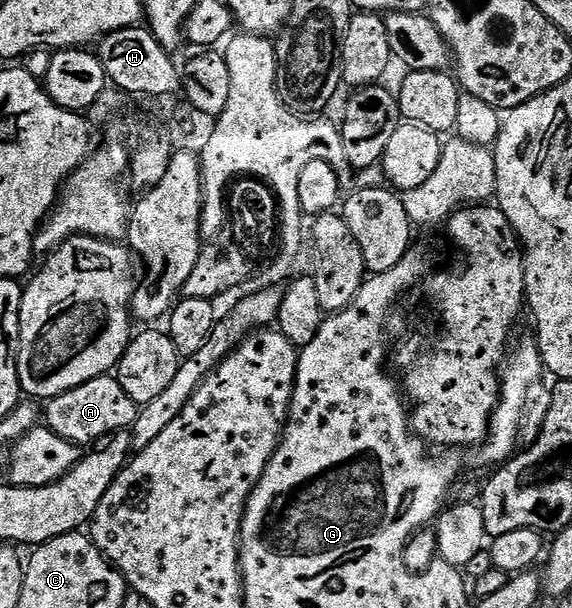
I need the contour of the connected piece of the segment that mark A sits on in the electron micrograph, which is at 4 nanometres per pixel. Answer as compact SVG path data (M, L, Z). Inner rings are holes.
M102 376L95 380L87 380L87 384L79 384L79 388L71 388L63 392L58 398L48 399L43 418L49 429L63 436L68 442L86 444L96 438L108 439L119 430L129 430L133 421L137 419L138 403L123 392L116 377Z

